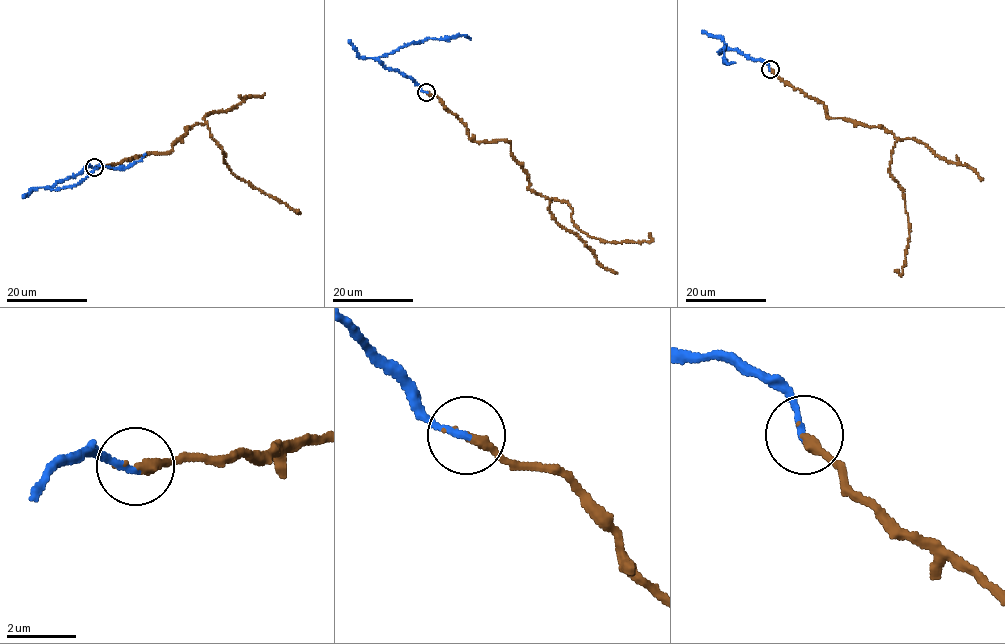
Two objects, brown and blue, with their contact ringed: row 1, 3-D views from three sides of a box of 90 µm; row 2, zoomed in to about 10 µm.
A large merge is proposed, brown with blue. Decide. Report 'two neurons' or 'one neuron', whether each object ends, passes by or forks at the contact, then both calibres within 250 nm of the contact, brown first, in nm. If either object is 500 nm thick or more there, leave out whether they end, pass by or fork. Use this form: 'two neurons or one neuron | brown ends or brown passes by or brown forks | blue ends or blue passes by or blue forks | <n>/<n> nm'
one neuron | brown ends | blue ends | 280/200 nm

